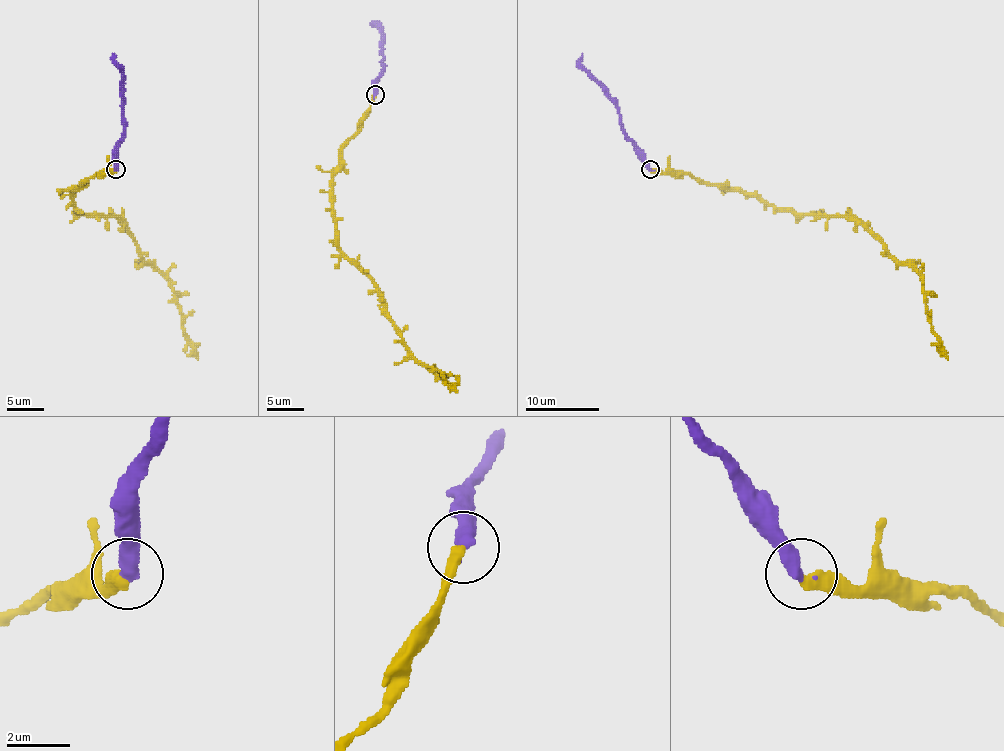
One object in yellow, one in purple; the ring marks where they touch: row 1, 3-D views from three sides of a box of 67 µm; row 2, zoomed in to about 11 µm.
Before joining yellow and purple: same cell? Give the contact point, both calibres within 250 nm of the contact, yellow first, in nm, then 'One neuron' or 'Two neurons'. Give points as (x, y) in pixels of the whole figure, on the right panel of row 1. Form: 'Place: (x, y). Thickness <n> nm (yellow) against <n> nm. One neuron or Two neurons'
Place: (650, 169). Thickness 400 nm (yellow) against 480 nm. Two neurons

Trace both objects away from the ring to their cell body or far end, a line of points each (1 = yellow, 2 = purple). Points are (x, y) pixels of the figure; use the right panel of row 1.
1: (651, 168), (690, 172), (704, 183), (756, 193), (777, 207), (857, 220), (920, 276), (931, 332), (948, 360)
2: (651, 168), (645, 154), (625, 131), (617, 104), (580, 63), (582, 53)

